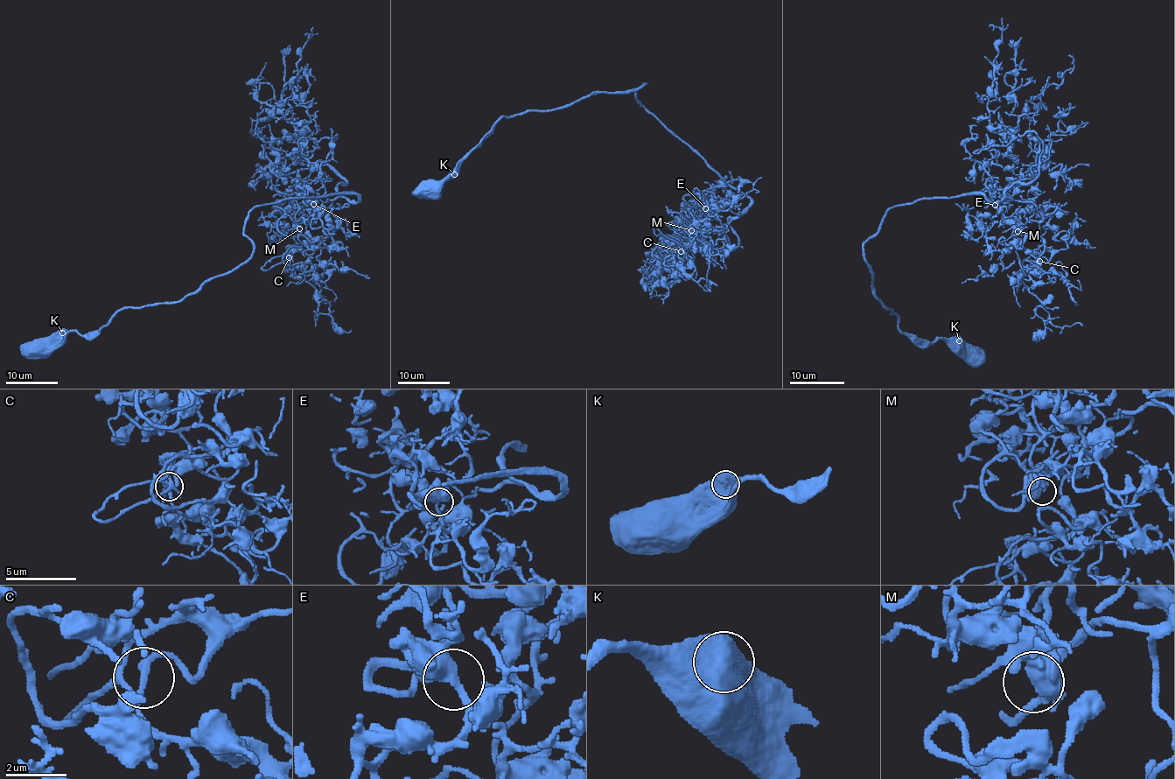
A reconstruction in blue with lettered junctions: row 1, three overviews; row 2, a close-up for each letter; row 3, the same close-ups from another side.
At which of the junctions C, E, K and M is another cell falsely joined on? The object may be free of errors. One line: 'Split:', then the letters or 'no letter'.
Split: no letter

